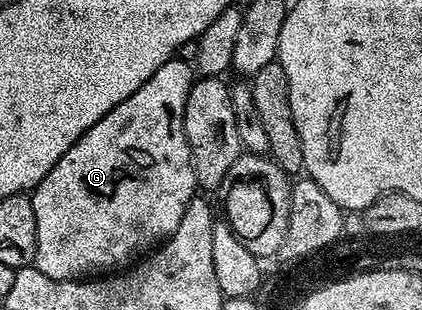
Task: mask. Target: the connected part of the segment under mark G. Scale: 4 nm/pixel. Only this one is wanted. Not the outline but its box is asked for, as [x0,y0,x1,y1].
[31,58,198,281]

